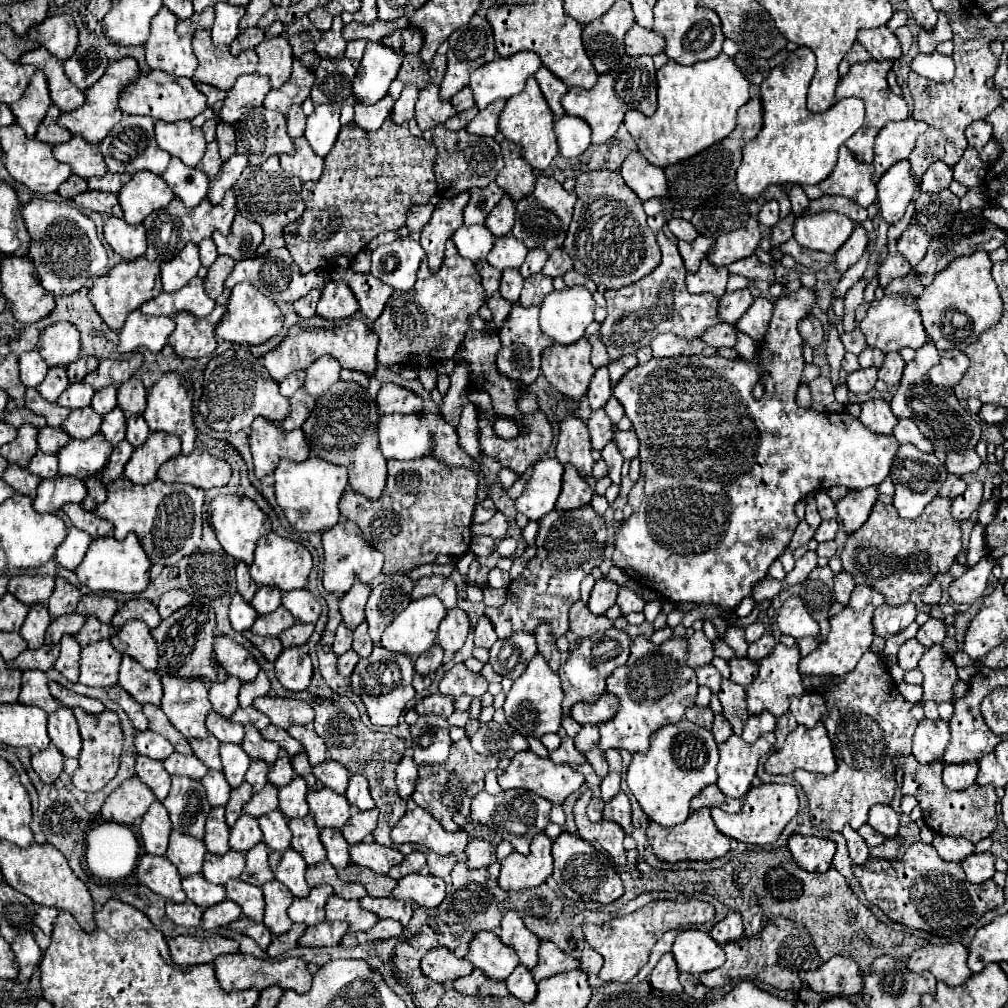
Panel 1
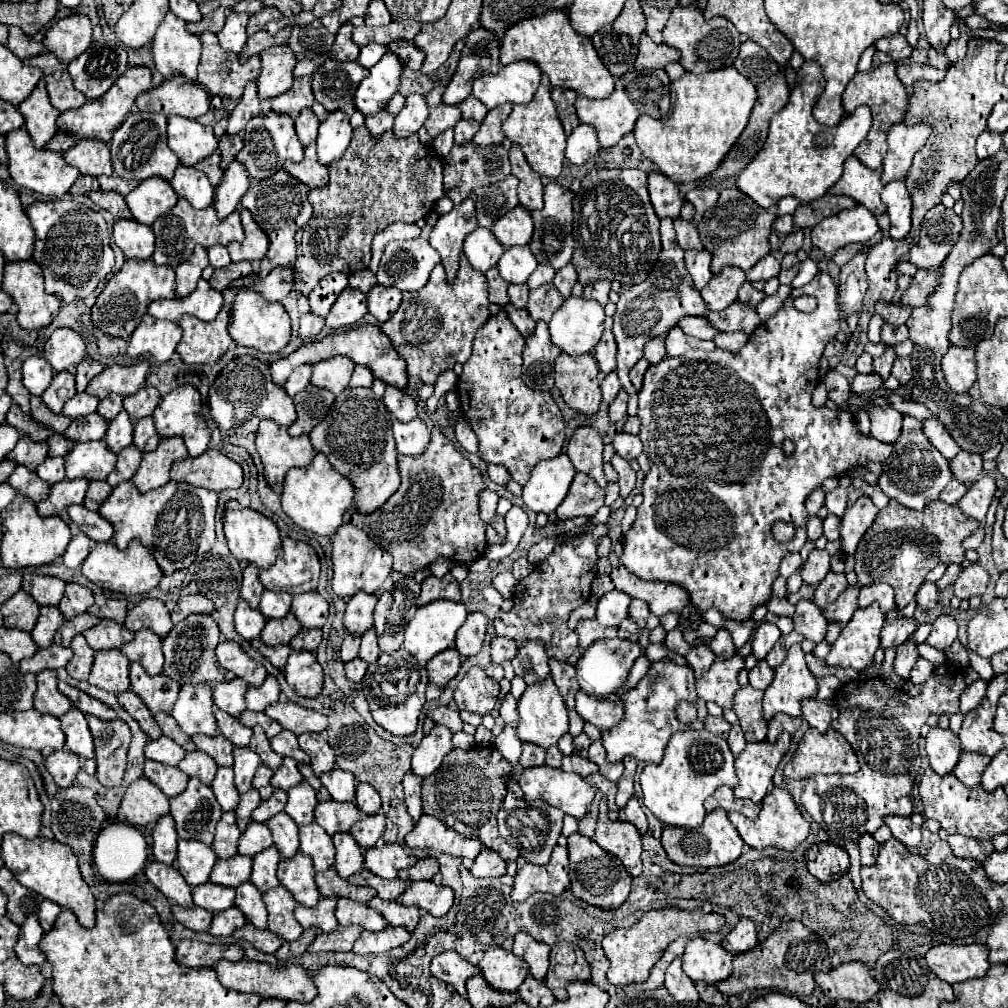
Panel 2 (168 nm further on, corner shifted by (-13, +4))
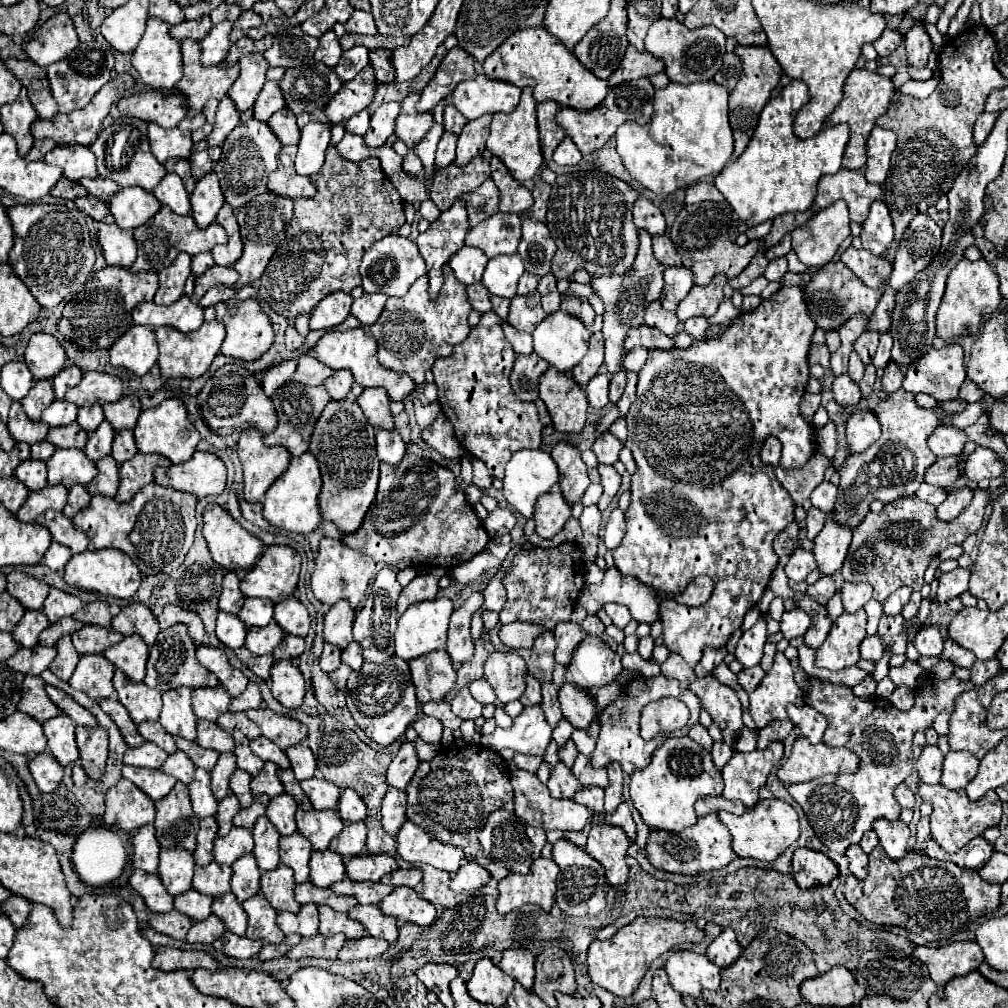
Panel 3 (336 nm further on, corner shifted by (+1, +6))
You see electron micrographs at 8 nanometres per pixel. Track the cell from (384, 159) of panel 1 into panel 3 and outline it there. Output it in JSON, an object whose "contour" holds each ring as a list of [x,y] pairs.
{"contour":[[[329,147],[321,171],[317,175],[309,177],[317,189],[315,197],[295,201],[293,223],[289,225],[289,229],[285,233],[285,241],[283,241],[285,245],[283,245],[281,253],[273,253],[263,277],[259,281],[259,299],[267,301],[269,307],[275,313],[283,315],[285,319],[295,319],[301,313],[311,313],[323,297],[327,297],[335,291],[351,293],[351,289],[361,285],[359,265],[361,265],[363,253],[373,245],[373,241],[387,237],[387,235],[395,235],[399,231],[399,227],[405,223],[403,201],[401,201],[397,189],[391,185],[387,175],[379,169],[379,165],[375,165],[375,161],[373,163],[371,161],[373,159],[367,159],[363,163],[363,165],[367,165],[365,171],[359,171],[357,163],[345,161],[337,153],[335,147]]]}

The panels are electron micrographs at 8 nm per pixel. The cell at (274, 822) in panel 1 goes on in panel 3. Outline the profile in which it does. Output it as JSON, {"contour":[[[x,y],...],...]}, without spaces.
{"contour":[[[261,817],[251,833],[255,839],[253,855],[257,859],[259,869],[261,871],[277,869],[277,865],[279,865],[279,833],[277,833],[277,829],[269,823],[269,819]]]}

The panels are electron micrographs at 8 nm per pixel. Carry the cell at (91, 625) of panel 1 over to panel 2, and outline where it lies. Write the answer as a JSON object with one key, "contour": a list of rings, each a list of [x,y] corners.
{"contour":[[[101,619],[99,625],[91,627],[91,631],[83,633],[87,643],[95,649],[95,651],[101,651],[101,649],[113,649],[113,647],[121,647],[123,643],[131,641],[133,639],[133,631],[129,631],[127,627],[111,621],[111,619]]]}

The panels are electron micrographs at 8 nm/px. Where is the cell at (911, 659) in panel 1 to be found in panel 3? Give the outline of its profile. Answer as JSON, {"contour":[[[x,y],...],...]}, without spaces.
{"contour":[[[895,687],[893,695],[889,697],[889,703],[893,707],[901,709],[901,711],[909,711],[913,707],[913,697],[915,697],[913,689],[909,689],[909,687]]]}

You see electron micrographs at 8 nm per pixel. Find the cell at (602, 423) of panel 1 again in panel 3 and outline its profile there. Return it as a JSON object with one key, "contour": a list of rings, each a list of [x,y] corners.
{"contour":[[[623,369],[621,373],[615,373],[611,377],[611,387],[609,387],[609,399],[611,399],[611,403],[617,403],[621,399],[625,385],[627,385],[627,371]]]}

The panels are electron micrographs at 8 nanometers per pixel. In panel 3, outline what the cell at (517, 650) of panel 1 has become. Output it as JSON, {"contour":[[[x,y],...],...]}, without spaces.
{"contour":[[[527,675],[527,691],[523,693],[521,703],[525,707],[529,707],[529,705],[541,705],[541,683],[537,679],[533,679],[531,675]]]}

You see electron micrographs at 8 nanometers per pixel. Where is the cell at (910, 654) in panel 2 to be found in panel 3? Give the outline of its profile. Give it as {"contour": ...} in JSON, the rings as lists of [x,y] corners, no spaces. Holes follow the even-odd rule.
{"contour":[[[885,615],[881,617],[881,623],[879,623],[879,635],[883,639],[883,647],[891,649],[891,653],[905,654],[907,651],[907,633],[903,631],[903,623],[905,619],[901,615],[895,615],[895,617],[887,617],[891,621],[883,623]],[[885,629],[891,629],[891,631],[885,631]]]}

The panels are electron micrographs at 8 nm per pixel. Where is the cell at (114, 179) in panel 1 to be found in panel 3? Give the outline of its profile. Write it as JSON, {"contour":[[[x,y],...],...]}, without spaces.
{"contour":[[[103,177],[81,179],[79,183],[87,189],[89,195],[93,195],[93,197],[97,197],[97,199],[101,199],[101,201],[109,201],[109,197],[119,191],[119,185],[117,185],[117,183],[113,183],[113,181],[109,181],[109,179],[103,179]]]}

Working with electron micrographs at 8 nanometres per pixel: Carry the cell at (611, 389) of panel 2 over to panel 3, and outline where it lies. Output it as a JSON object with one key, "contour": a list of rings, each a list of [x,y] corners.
{"contour":[[[599,373],[595,375],[587,387],[587,399],[589,399],[589,405],[595,407],[595,409],[603,409],[609,405],[609,375],[607,373]]]}

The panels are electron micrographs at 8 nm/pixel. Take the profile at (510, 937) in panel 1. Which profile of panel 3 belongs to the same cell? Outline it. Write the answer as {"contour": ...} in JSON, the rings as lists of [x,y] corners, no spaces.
{"contour":[[[507,949],[503,953],[503,959],[499,963],[499,967],[513,977],[515,981],[519,981],[525,989],[533,987],[533,975],[535,975],[535,957],[525,951],[525,949]]]}

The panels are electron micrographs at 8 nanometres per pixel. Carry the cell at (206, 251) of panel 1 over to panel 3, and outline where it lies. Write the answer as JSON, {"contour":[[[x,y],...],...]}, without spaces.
{"contour":[[[199,253],[199,255],[195,255],[193,261],[191,261],[191,273],[193,273],[193,277],[199,277],[199,275],[203,275],[207,269],[211,269],[213,265],[215,265],[215,261],[213,261],[211,253]]]}

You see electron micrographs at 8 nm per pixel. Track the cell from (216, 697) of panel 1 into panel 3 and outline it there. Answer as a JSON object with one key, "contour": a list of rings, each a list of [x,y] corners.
{"contour":[[[215,687],[215,689],[195,689],[191,701],[193,701],[193,713],[199,719],[217,721],[217,717],[227,711],[231,697],[223,687]]]}

